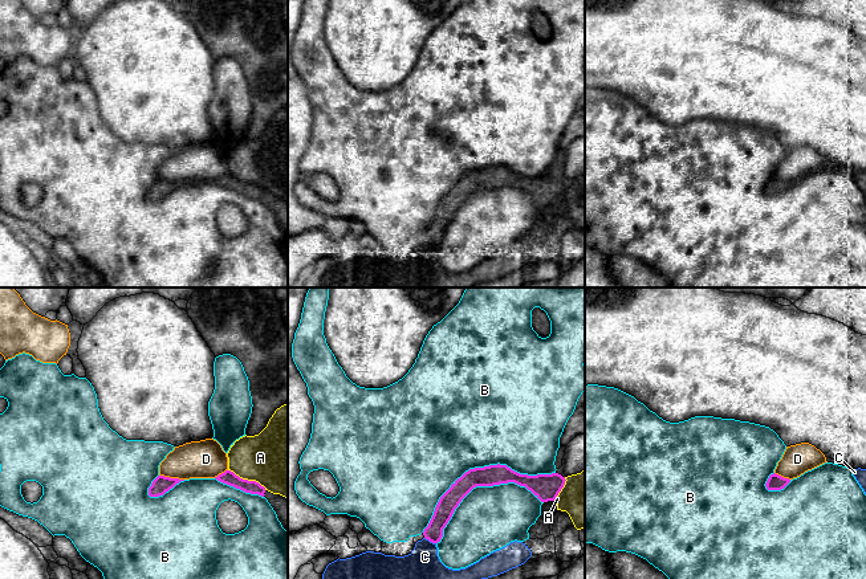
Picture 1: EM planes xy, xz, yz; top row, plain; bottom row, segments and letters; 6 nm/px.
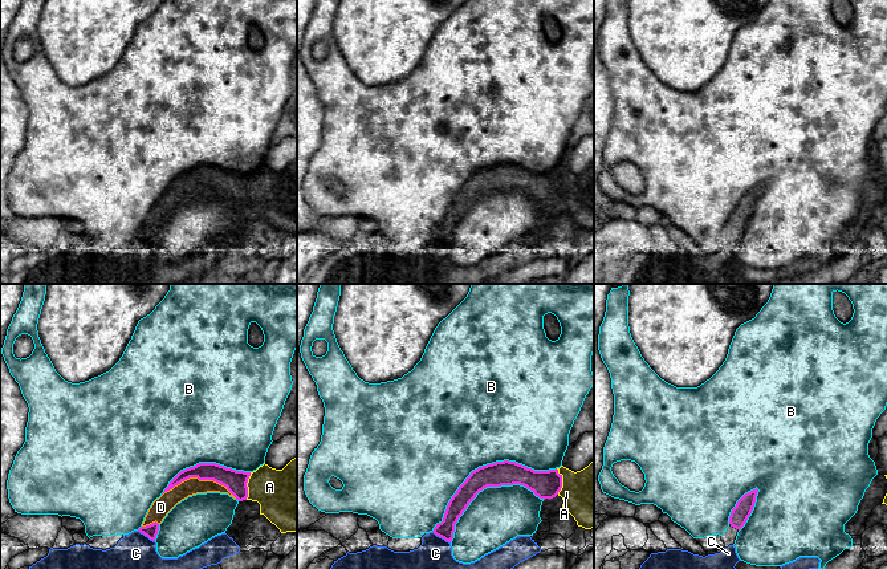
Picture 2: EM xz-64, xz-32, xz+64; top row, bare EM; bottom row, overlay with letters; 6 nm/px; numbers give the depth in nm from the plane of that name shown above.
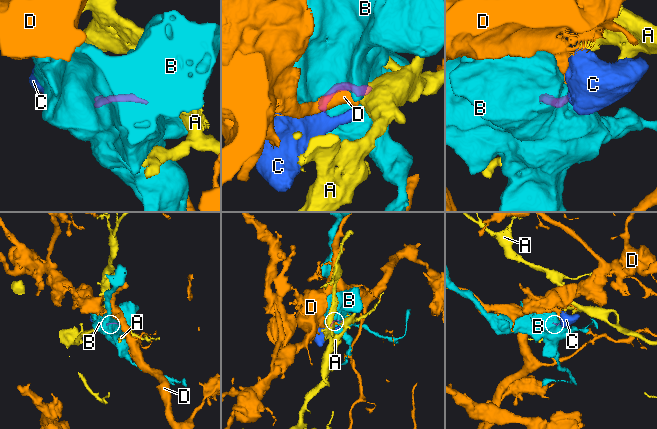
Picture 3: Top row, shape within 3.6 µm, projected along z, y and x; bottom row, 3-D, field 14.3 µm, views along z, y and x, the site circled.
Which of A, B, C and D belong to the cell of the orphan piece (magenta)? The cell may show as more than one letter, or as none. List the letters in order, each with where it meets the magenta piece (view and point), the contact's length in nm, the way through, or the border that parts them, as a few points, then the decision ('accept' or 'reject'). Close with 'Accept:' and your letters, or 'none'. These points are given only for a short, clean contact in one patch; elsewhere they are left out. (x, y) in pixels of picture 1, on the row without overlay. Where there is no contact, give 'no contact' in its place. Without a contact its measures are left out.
A: meets magenta in xy at (247, 183); contact 260 nm long; border along xy (228, 172), (243, 182), (257, 184), (265, 192); reject
B: meets magenta in xz at (479, 171); contact 900 nm long; reject
C: meets magenta in xz at (430, 244); contact 80 nm long; accept
D: meets magenta in xy at (171, 182); contact 160 nm long; reject
Accept: C

